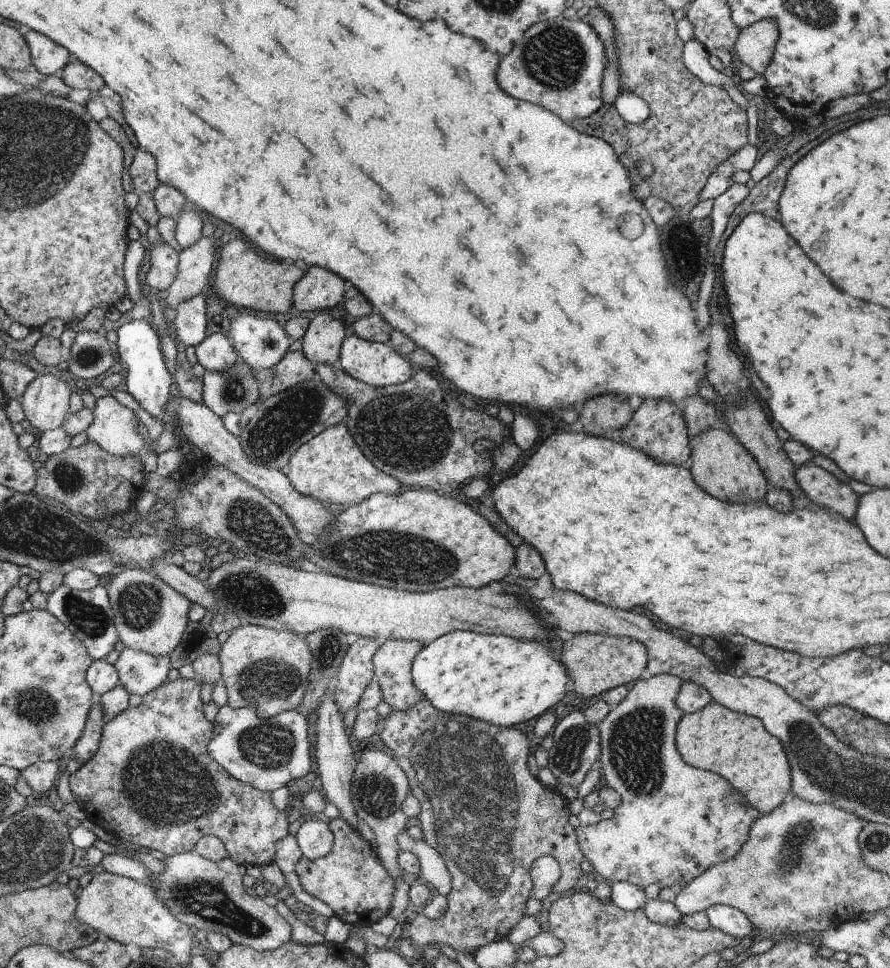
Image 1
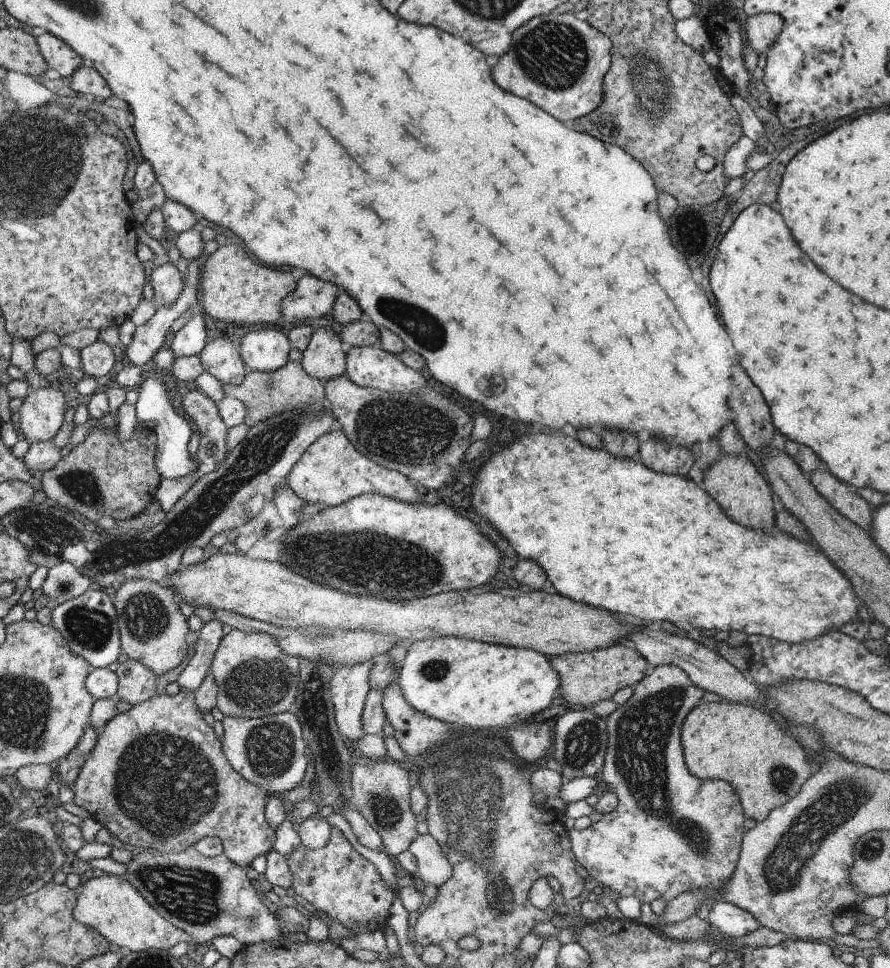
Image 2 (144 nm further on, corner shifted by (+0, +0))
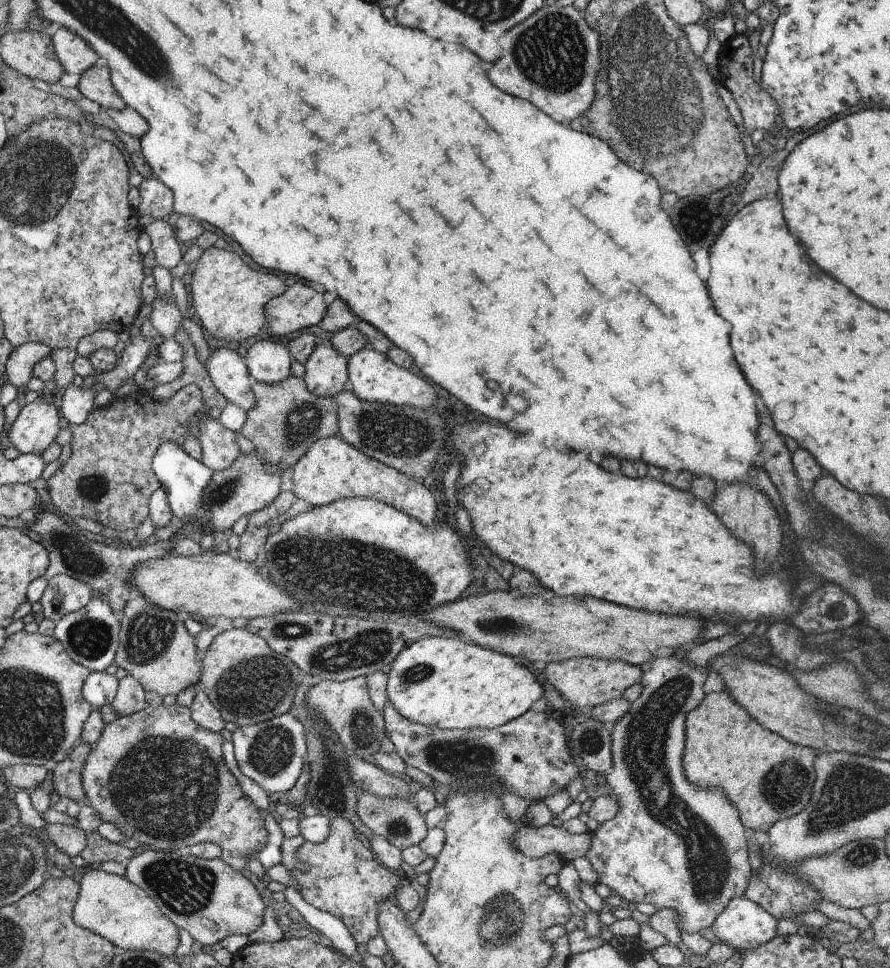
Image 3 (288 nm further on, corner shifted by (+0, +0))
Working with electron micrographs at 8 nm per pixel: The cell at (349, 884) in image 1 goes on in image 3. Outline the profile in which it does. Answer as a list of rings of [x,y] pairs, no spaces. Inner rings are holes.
[[[333,818],[329,836],[321,844],[303,842],[295,850],[293,860],[307,864],[305,872],[297,868],[289,870],[289,876],[299,884],[299,896],[307,906],[339,918],[355,944],[367,944],[379,934],[377,914],[383,902],[395,900],[393,892],[397,892],[395,888],[399,886],[399,872],[379,864],[373,852],[361,844],[361,836],[347,820]]]

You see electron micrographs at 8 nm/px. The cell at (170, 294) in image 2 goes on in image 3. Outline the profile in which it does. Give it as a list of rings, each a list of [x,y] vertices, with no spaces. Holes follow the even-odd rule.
[[[153,296],[149,318],[155,334],[173,338],[175,328],[181,324],[181,312],[173,296]]]

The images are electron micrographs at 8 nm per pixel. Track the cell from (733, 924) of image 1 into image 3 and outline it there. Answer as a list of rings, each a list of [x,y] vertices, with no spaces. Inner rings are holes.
[[[733,898],[717,914],[711,930],[729,948],[731,946],[757,946],[775,938],[777,922],[765,914],[757,904],[745,898]]]

